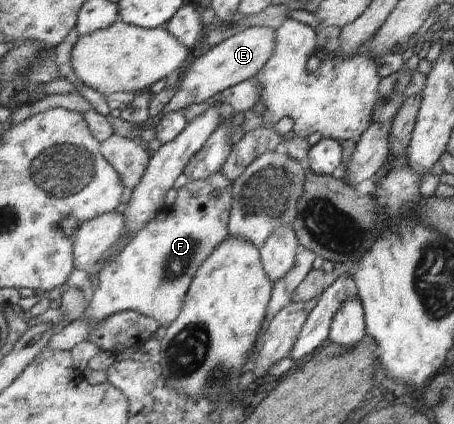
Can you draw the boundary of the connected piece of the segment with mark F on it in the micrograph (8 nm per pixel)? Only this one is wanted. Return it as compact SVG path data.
M216 172L206 179L188 180L177 190L177 197L169 207L161 208L158 215L148 222L125 245L118 257L100 271L99 284L83 318L70 322L66 327L59 327L53 335L48 348L70 351L78 343L88 340L96 325L106 321L111 315L134 310L142 315L156 319L160 325L167 329L180 317L184 302L187 299L188 290L191 289L195 275L207 261L210 254L231 235L229 223L231 221L231 209L234 203L233 181L222 172Z

